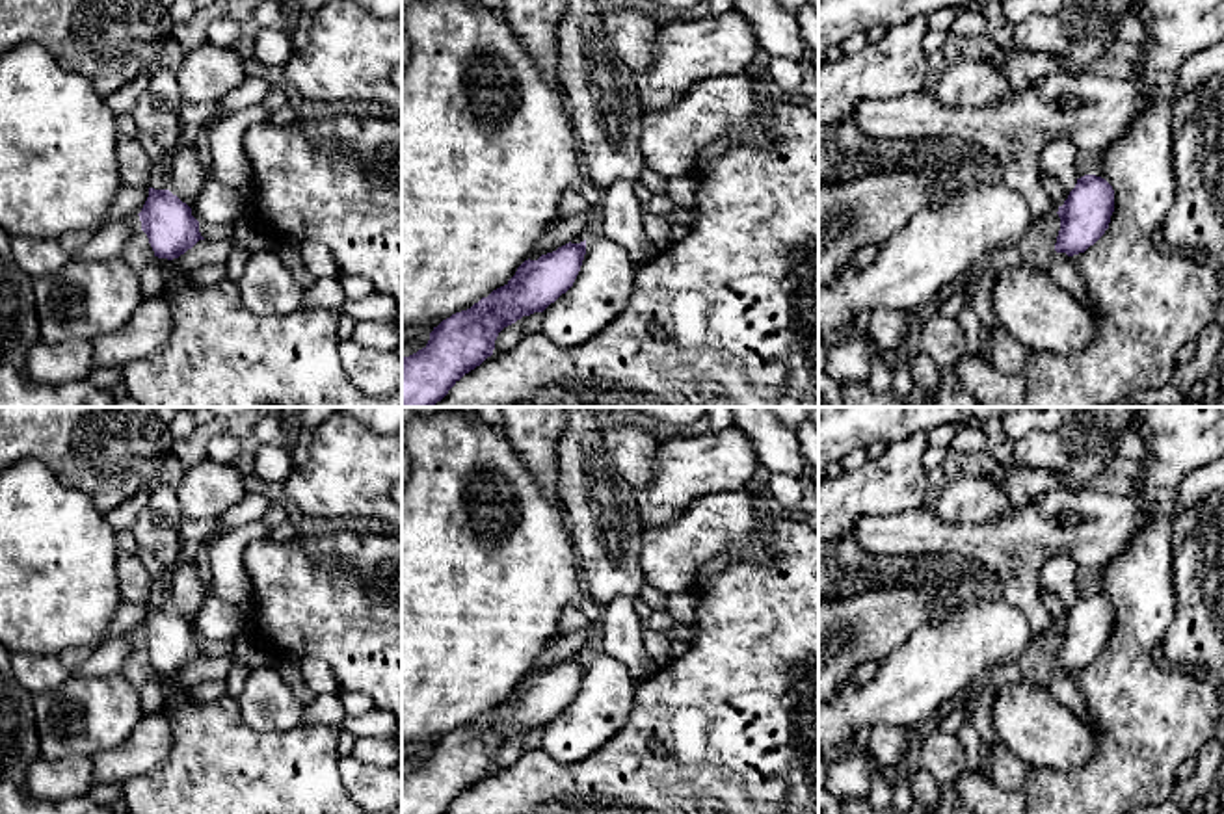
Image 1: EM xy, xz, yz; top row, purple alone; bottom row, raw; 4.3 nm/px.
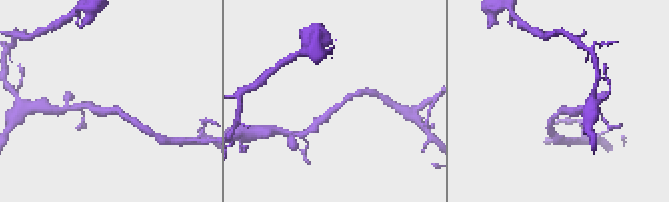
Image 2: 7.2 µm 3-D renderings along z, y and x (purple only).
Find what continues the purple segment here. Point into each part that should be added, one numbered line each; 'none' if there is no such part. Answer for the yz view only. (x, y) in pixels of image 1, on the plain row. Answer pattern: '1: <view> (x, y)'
none

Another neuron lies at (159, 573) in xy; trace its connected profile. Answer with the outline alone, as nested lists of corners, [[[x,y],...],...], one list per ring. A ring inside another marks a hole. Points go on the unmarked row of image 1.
[[[197,537],[188,539],[186,543],[180,545],[177,561],[171,567],[166,567],[158,563],[147,548],[138,546],[136,556],[140,558],[140,561],[143,563],[151,576],[151,593],[147,604],[167,606],[167,582],[171,572],[182,563],[195,561],[199,550],[201,550],[199,539]]]

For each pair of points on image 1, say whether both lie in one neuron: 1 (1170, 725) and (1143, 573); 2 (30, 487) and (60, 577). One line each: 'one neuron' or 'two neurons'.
1: one neuron
2: one neuron

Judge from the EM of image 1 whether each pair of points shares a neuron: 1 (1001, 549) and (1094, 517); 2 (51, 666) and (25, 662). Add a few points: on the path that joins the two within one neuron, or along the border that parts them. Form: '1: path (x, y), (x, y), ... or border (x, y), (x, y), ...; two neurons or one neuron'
1: path (1024, 541), (1033, 532), (1063, 530), (1072, 525); one neuron
2: path (45, 666), (30, 666); one neuron

